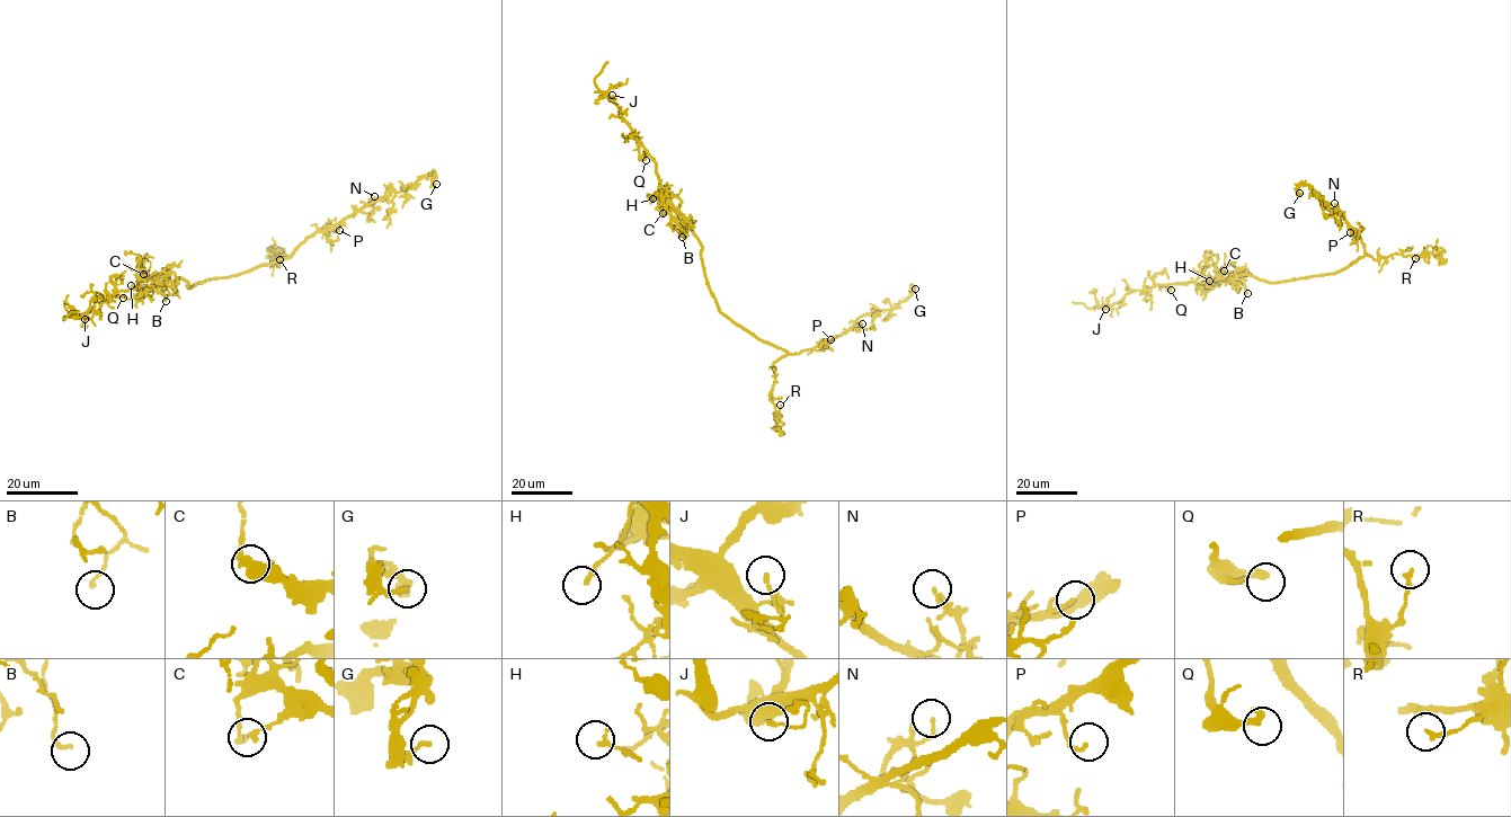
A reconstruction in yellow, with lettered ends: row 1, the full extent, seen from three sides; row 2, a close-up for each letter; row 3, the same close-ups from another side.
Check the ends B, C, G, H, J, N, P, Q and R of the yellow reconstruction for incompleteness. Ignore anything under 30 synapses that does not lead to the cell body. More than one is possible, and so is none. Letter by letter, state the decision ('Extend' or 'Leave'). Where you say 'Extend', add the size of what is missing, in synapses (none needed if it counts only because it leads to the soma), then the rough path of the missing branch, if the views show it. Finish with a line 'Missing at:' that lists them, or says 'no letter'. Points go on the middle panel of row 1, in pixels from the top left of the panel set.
B: Leave
C: Leave
G: Leave
H: Leave
J: Leave
N: Leave
P: Leave
Q: Leave
R: Leave
Missing at: no letter

